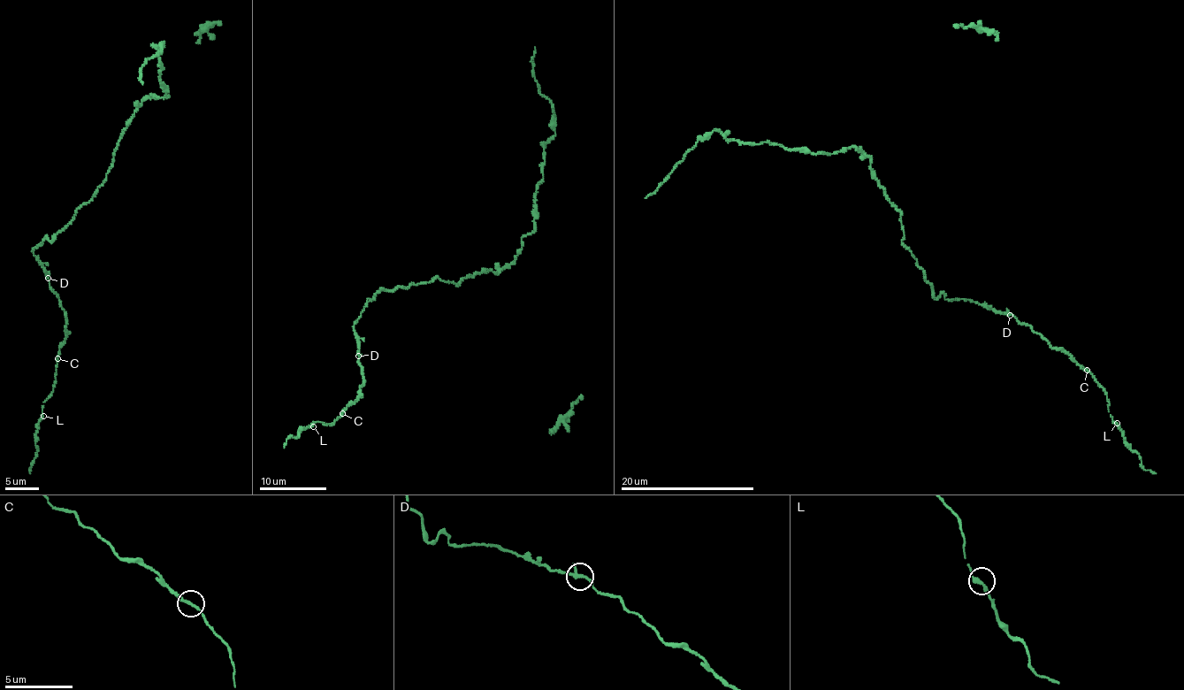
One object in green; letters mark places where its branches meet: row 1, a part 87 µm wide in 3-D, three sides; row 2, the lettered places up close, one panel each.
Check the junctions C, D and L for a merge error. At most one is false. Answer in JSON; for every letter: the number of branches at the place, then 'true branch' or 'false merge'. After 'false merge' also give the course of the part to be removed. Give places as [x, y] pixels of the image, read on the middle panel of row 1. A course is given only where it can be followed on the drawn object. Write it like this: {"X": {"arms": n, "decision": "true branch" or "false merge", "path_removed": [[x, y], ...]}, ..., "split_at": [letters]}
{"C": {"arms": 2, "decision": "true branch"}, "D": {"arms": 2, "decision": "true branch"}, "L": {"arms": 2, "decision": "true branch"}, "split_at": []}

